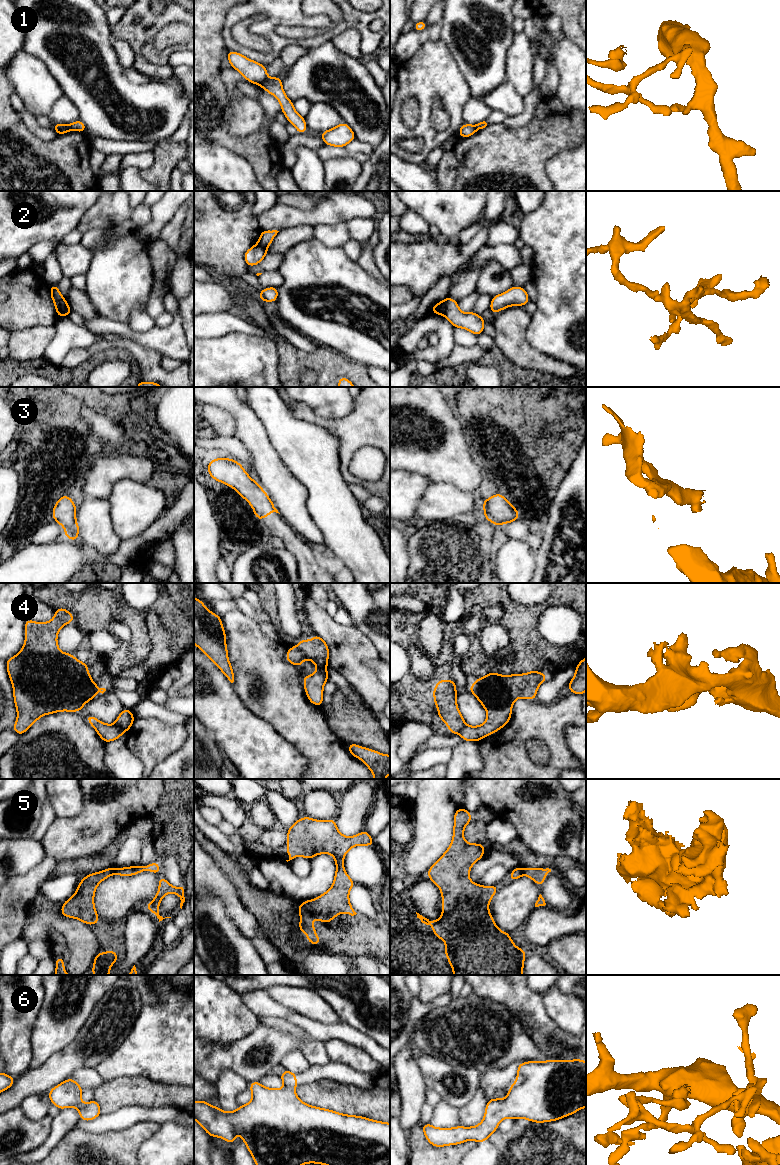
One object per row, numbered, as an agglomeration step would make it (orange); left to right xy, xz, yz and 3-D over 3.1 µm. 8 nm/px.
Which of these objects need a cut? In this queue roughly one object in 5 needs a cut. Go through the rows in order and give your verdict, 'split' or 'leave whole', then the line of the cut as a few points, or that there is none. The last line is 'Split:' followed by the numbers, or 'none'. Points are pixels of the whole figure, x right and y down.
1: split; cut in xz along (268, 78), (259, 84)
2: split; cut in yz along (440, 302), (444, 314)
3: leave whole; no cut
4: split; cut in xz along (295, 647), (307, 657)
5: leave whole; no cut
6: leave whole; no cut
Split: 1, 2, 4

